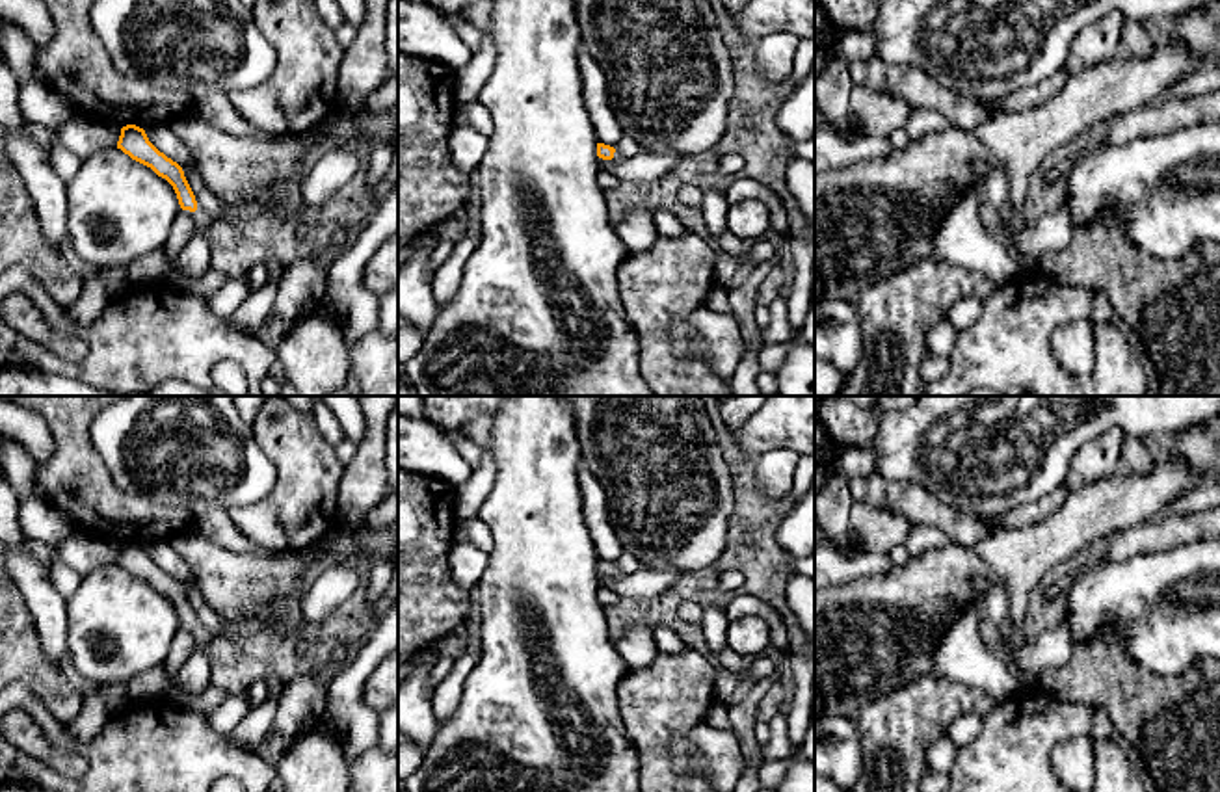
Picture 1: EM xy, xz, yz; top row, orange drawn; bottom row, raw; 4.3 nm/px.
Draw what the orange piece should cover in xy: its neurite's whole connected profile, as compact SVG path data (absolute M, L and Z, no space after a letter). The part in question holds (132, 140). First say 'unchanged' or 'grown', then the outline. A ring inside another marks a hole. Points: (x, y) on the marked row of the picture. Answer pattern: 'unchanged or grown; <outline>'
grown; M136 125L123 126L117 149L121 149L132 160L151 167L158 177L166 178L173 186L180 208L193 214L195 229L208 231L212 227L212 218L206 210L197 206L195 195L184 177L182 167L160 152L149 141L143 128Z

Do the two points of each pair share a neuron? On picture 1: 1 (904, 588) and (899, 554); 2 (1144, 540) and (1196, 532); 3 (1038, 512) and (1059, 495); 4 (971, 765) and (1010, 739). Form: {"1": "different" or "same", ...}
{"1": "different", "2": "same", "3": "same", "4": "same"}

